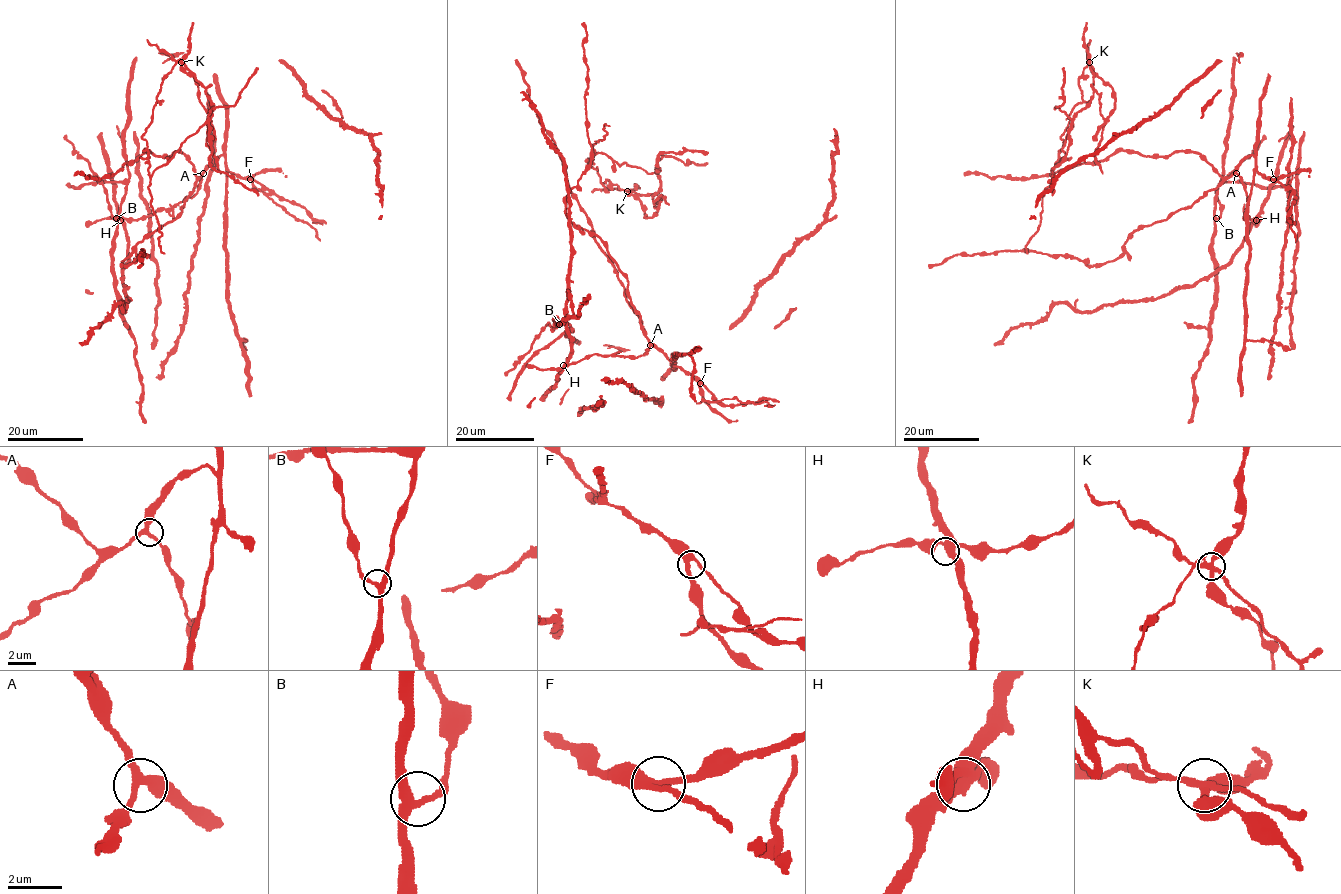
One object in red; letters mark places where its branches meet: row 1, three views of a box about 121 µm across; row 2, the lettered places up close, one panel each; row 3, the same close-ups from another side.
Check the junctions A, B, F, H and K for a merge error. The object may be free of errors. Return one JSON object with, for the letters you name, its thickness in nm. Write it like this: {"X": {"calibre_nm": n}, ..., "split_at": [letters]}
{"K": {"calibre_nm": 300}, "split_at": ["K"]}

